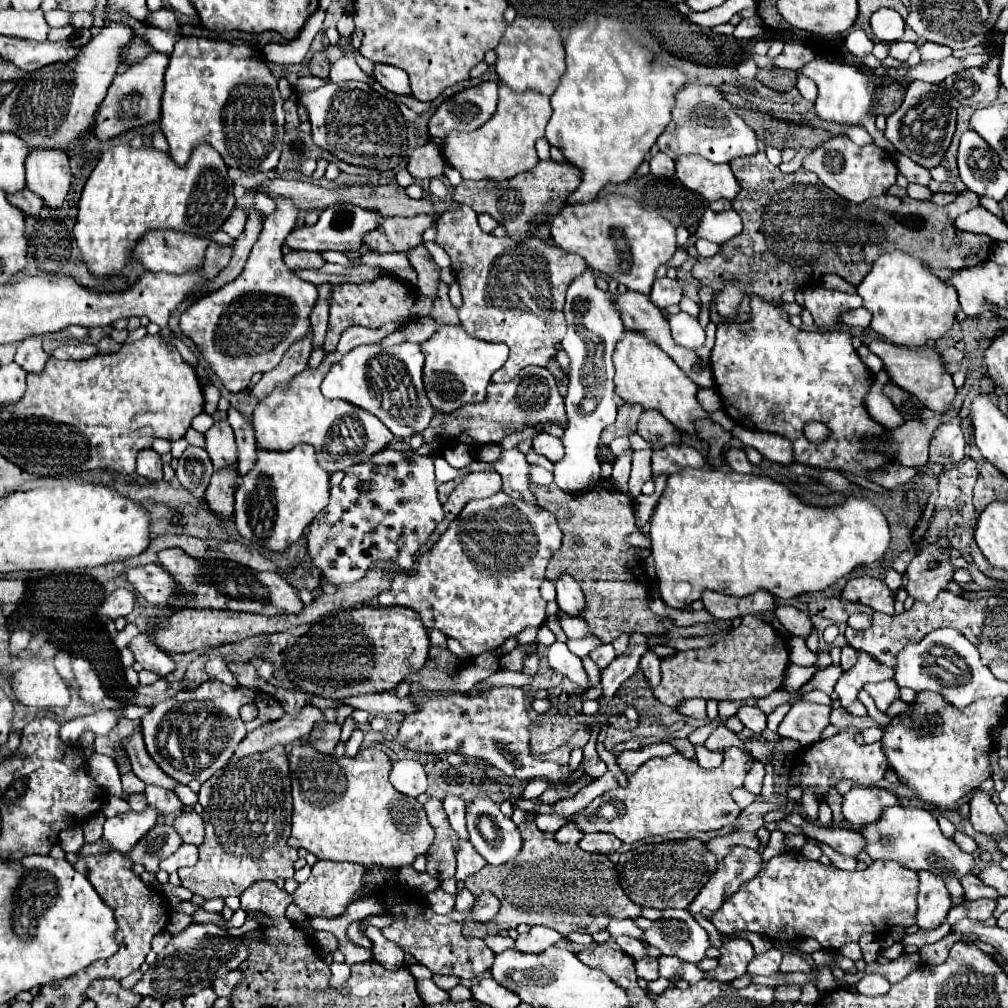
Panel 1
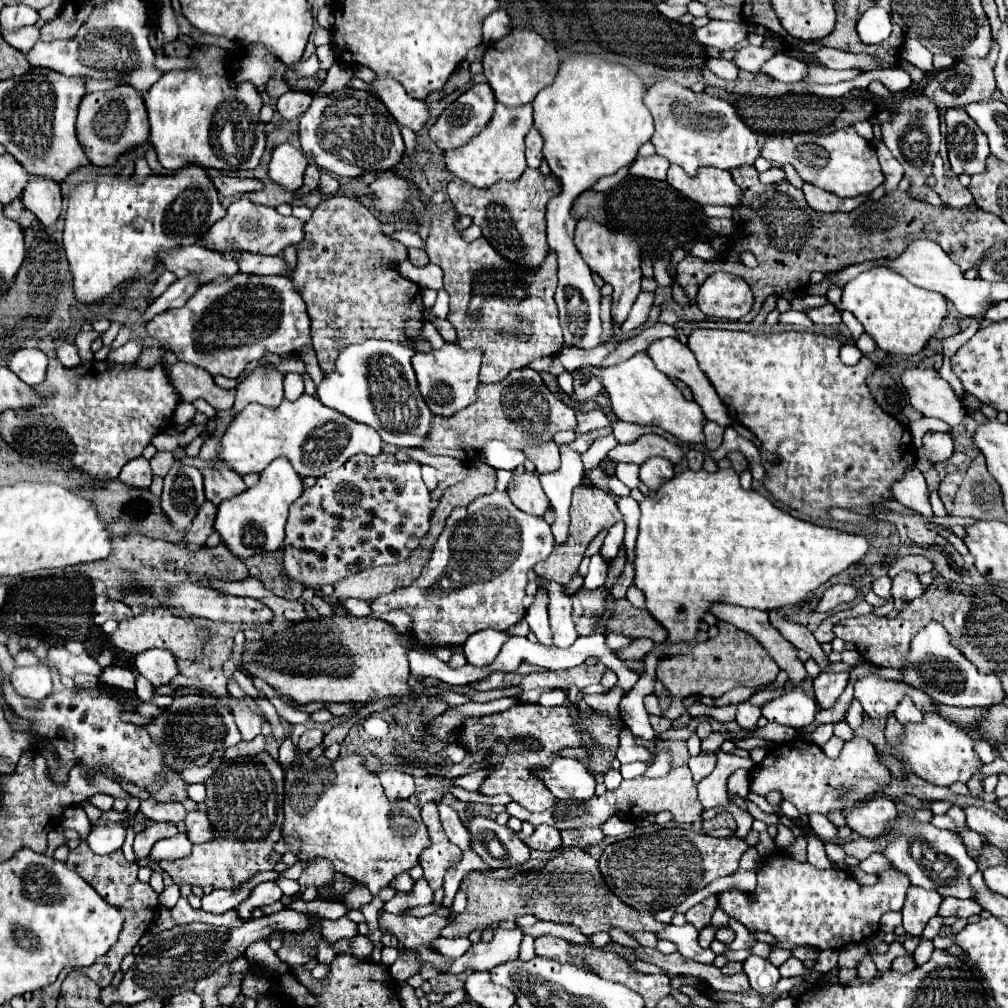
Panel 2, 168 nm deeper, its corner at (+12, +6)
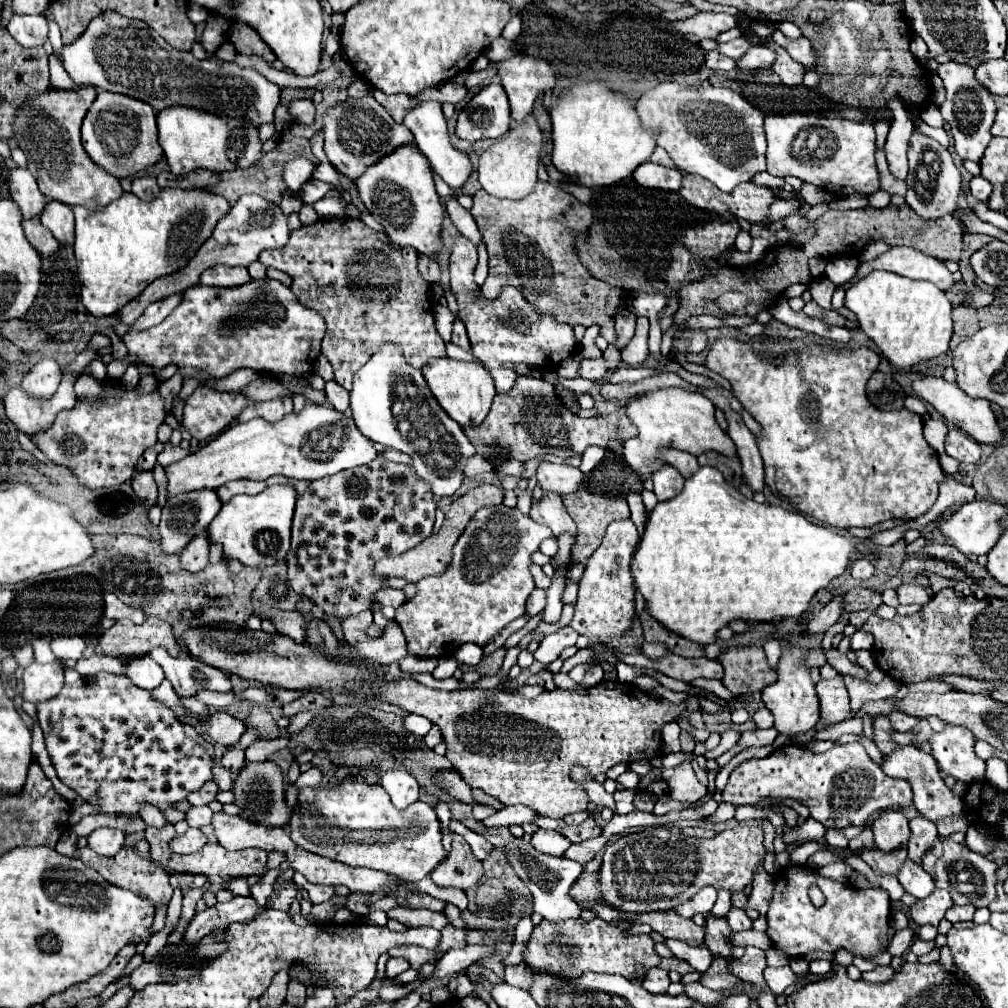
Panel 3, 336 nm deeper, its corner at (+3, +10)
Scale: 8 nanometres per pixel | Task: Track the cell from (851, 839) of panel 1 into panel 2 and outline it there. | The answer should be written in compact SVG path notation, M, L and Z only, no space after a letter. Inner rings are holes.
M859 836L859 838L849 840L847 844L839 844L839 846L843 848L843 852L847 856L855 856L855 858L863 860L863 858L867 858L873 852L881 852L881 848L885 848L887 842L889 842L887 836L879 836L879 838L873 838L873 840Z

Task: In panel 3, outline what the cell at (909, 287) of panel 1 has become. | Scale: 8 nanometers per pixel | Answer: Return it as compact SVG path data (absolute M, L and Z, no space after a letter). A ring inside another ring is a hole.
M874 270L846 290L844 304L856 314L860 330L896 368L912 368L948 350L952 338L952 304L930 282L916 282L892 272Z

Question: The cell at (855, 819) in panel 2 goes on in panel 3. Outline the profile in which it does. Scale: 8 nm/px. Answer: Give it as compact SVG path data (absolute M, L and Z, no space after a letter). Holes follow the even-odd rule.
M880 812L872 822L876 848L882 852L896 852L910 840L910 826L902 812Z

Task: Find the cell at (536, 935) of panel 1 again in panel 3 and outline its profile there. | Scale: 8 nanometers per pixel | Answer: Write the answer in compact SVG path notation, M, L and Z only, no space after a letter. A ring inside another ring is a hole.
M464 946L458 950L448 950L438 962L432 972L432 978L450 978L454 974L460 974L480 958L486 958L494 954L494 948L490 946Z

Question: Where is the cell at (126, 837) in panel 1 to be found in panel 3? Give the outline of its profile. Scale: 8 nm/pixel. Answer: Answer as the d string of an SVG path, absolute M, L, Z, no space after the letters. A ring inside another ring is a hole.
M98 828L88 836L88 846L102 856L114 856L124 846L124 834L114 828Z

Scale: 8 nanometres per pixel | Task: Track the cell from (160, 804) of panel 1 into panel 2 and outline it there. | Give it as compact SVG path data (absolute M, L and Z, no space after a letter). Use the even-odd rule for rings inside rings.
M141 800L139 808L149 820L155 822L173 822L179 824L185 820L185 808L181 802L155 802L155 800Z

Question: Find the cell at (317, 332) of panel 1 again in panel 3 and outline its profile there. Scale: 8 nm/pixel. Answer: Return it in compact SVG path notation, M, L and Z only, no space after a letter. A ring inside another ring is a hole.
M326 382L326 390L324 392L326 392L326 398L332 404L332 408L348 414L348 410L350 410L350 394L340 384Z

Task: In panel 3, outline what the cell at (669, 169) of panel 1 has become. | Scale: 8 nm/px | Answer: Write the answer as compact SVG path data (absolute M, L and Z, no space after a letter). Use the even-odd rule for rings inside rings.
M644 162L632 174L634 182L642 188L650 190L664 190L664 192L680 192L682 188L682 174L672 168L664 168L652 162Z

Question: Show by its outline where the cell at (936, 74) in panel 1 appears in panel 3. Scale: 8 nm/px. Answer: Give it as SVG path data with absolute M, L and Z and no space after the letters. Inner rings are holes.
M776 30L774 34L772 34L772 42L768 42L768 46L770 48L782 48L782 50L786 50L796 62L800 62L802 66L812 66L814 64L814 60L816 60L816 56L814 56L814 48L812 48L812 44L810 44L810 40L808 38L804 38L804 36L800 36L800 38L796 38L796 40L790 40L790 38L786 38L780 30Z

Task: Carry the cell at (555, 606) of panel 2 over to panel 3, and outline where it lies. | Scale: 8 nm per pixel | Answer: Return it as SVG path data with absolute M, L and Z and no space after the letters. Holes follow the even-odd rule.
M570 626L560 628L558 632L548 634L548 636L540 642L538 650L534 652L534 660L538 660L540 664L546 666L546 664L554 662L554 660L560 656L560 652L562 652L564 648L574 646L576 640L578 640L578 632L574 632Z

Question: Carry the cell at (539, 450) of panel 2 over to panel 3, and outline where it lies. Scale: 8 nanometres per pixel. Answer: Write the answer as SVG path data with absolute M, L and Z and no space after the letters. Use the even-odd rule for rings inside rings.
M540 462L538 472L536 472L536 480L544 492L568 496L582 486L584 474L578 468L570 468L566 464Z

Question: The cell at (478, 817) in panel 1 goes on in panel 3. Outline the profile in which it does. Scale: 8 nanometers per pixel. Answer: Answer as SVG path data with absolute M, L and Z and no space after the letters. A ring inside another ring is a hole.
M514 838L508 846L504 846L504 856L508 864L514 868L518 878L528 886L534 898L534 912L538 912L546 920L566 920L570 916L582 914L578 904L568 896L572 884L582 874L582 864L568 860L568 858L554 858L554 856L542 856L540 852L534 852L534 848L524 842L522 838Z

